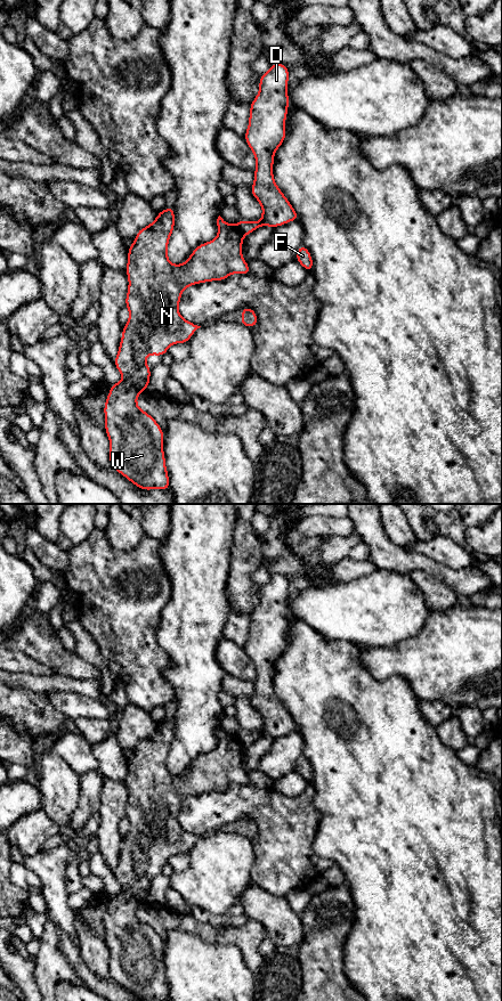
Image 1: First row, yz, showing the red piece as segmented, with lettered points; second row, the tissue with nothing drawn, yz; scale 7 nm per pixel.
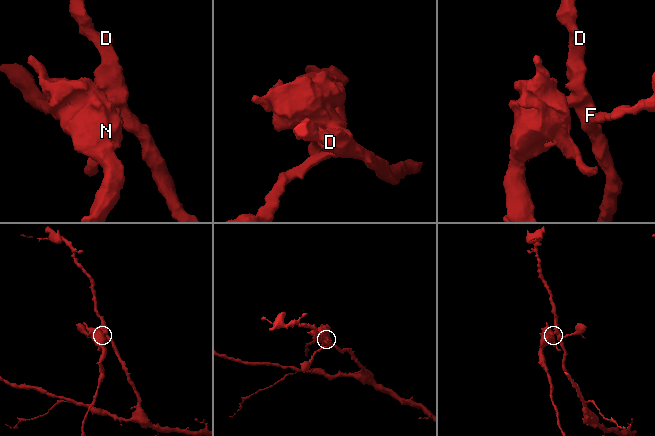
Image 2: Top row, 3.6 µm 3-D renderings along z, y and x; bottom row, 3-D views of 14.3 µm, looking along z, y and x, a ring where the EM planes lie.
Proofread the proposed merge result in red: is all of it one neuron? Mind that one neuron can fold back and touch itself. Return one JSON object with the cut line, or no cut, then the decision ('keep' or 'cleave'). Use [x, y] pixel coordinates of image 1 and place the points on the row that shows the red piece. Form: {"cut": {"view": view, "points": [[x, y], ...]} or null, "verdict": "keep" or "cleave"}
{"cut": {"view": "yz", "points": [[236, 224], [244, 235]]}, "verdict": "cleave"}

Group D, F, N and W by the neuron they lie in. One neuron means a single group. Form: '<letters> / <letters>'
D F / N W

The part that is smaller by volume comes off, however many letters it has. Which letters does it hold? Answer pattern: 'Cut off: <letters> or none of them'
Cut off: N, W

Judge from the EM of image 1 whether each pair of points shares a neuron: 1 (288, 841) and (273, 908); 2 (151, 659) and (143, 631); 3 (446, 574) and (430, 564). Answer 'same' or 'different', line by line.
1: different
2: same
3: same

